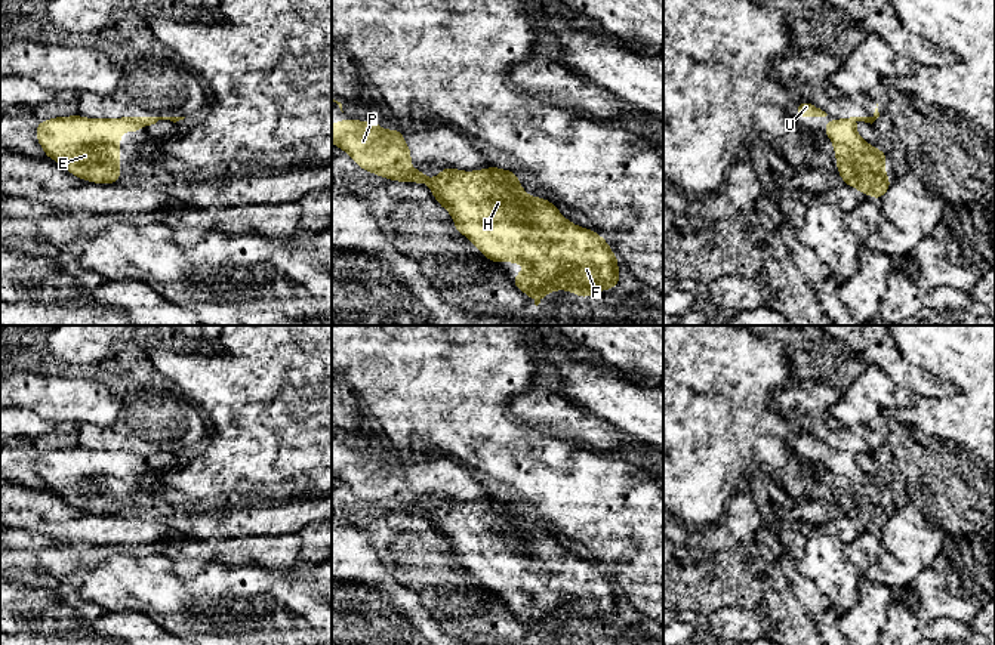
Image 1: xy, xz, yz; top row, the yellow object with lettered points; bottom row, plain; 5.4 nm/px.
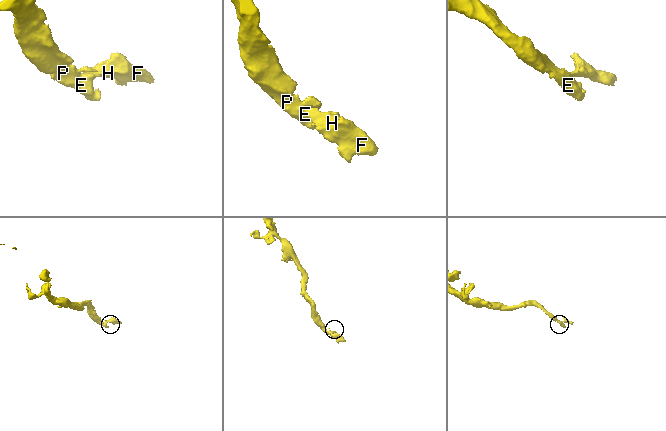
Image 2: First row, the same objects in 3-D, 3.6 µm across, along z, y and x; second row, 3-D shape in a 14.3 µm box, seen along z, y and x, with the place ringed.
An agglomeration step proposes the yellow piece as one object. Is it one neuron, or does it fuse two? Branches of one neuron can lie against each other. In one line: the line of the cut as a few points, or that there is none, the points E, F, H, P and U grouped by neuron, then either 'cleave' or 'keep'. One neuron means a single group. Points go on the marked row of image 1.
cut xz (456, 172), (449, 178), (434, 179); groups E P U / F H; cleave

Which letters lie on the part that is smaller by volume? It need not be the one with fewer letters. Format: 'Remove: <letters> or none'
Remove: F, H

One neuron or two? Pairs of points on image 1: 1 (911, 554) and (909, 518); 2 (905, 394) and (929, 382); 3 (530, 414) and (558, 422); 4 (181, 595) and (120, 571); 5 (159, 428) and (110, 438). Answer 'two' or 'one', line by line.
1: one
2: two
3: one
4: one
5: one

